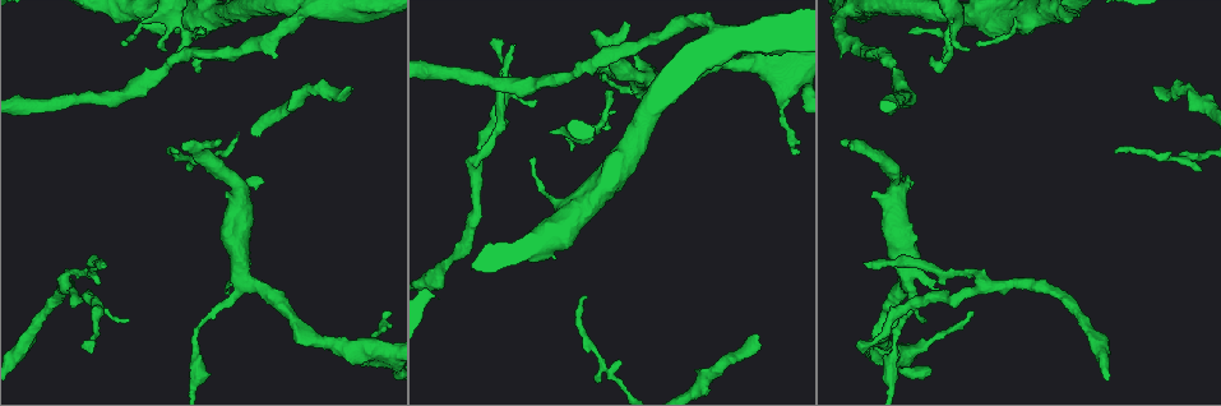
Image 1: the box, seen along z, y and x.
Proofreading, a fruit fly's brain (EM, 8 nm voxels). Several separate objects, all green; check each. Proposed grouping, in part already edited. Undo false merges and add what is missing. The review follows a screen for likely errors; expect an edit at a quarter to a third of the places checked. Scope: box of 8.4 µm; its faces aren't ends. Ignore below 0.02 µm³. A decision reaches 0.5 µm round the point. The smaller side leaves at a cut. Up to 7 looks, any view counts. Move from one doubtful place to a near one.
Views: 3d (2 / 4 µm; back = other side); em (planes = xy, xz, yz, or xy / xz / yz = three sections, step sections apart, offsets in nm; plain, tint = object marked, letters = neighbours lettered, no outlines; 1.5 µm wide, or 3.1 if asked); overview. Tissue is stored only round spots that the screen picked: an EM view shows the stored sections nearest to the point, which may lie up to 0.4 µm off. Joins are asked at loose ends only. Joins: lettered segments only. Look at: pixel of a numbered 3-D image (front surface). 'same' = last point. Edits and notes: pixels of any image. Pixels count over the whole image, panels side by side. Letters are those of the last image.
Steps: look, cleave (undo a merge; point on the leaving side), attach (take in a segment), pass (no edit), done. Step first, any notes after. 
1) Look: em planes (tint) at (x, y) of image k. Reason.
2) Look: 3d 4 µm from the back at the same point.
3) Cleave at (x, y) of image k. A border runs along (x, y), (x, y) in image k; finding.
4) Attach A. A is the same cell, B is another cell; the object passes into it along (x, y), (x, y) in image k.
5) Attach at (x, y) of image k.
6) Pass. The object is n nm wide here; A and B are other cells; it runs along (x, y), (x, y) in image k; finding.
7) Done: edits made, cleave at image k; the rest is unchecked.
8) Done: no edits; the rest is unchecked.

Look: em xy step 8 (tint) at (605, 91) of image 1. Branch stops here.

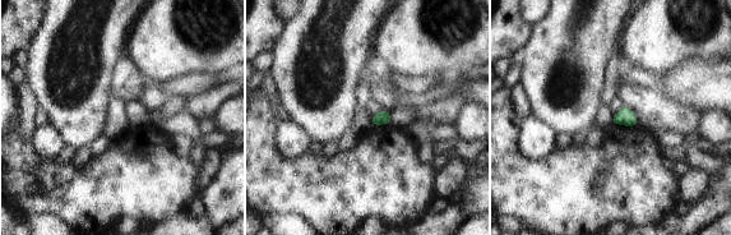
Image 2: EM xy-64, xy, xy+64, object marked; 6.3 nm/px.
Look: em planes (letters) at the same point.

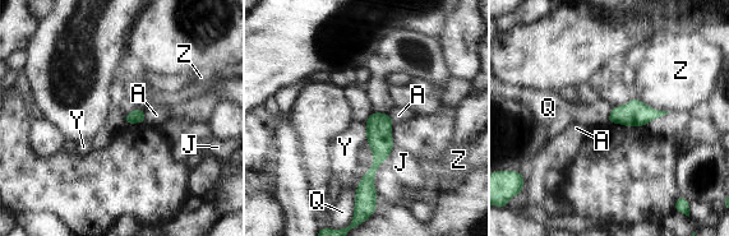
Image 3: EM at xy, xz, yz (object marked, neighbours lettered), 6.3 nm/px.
Pass. The object is 90 nm wide here; A, J, Q, Y and Z are other cells; it runs along (386, 116), (379, 157), (360, 193) in image 3; none of them fits.

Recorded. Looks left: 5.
Look: 3d 4 µm at (514, 46) of image 1. Branch stops here.

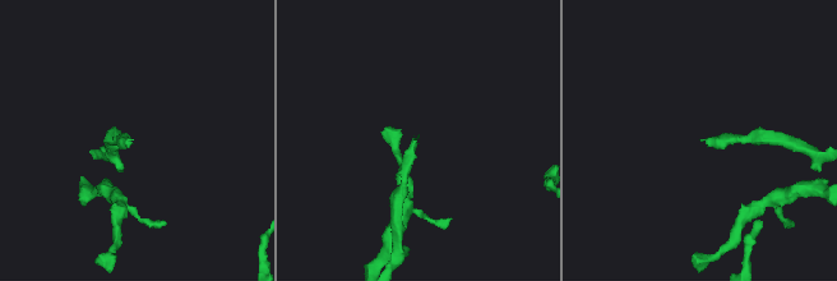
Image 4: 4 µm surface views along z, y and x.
Look: em planes (letters) at (128, 140) of image 4. Need the tissue.

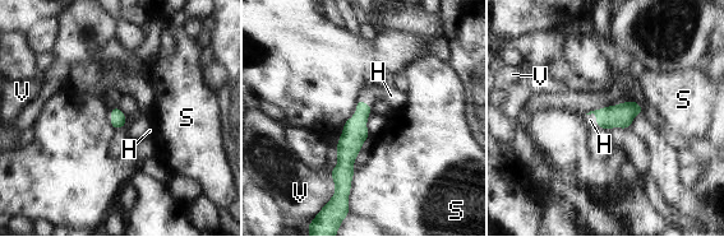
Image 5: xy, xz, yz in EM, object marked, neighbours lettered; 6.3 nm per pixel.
Attach at (590, 120) of image 5. H is the same cell, S and V are other cells; the object passes into it along (621, 115), (596, 117), (590, 120) in image 5; it goes on there.

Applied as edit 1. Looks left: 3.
Done: edits made, attach at image 5; the rest is unchecked.

